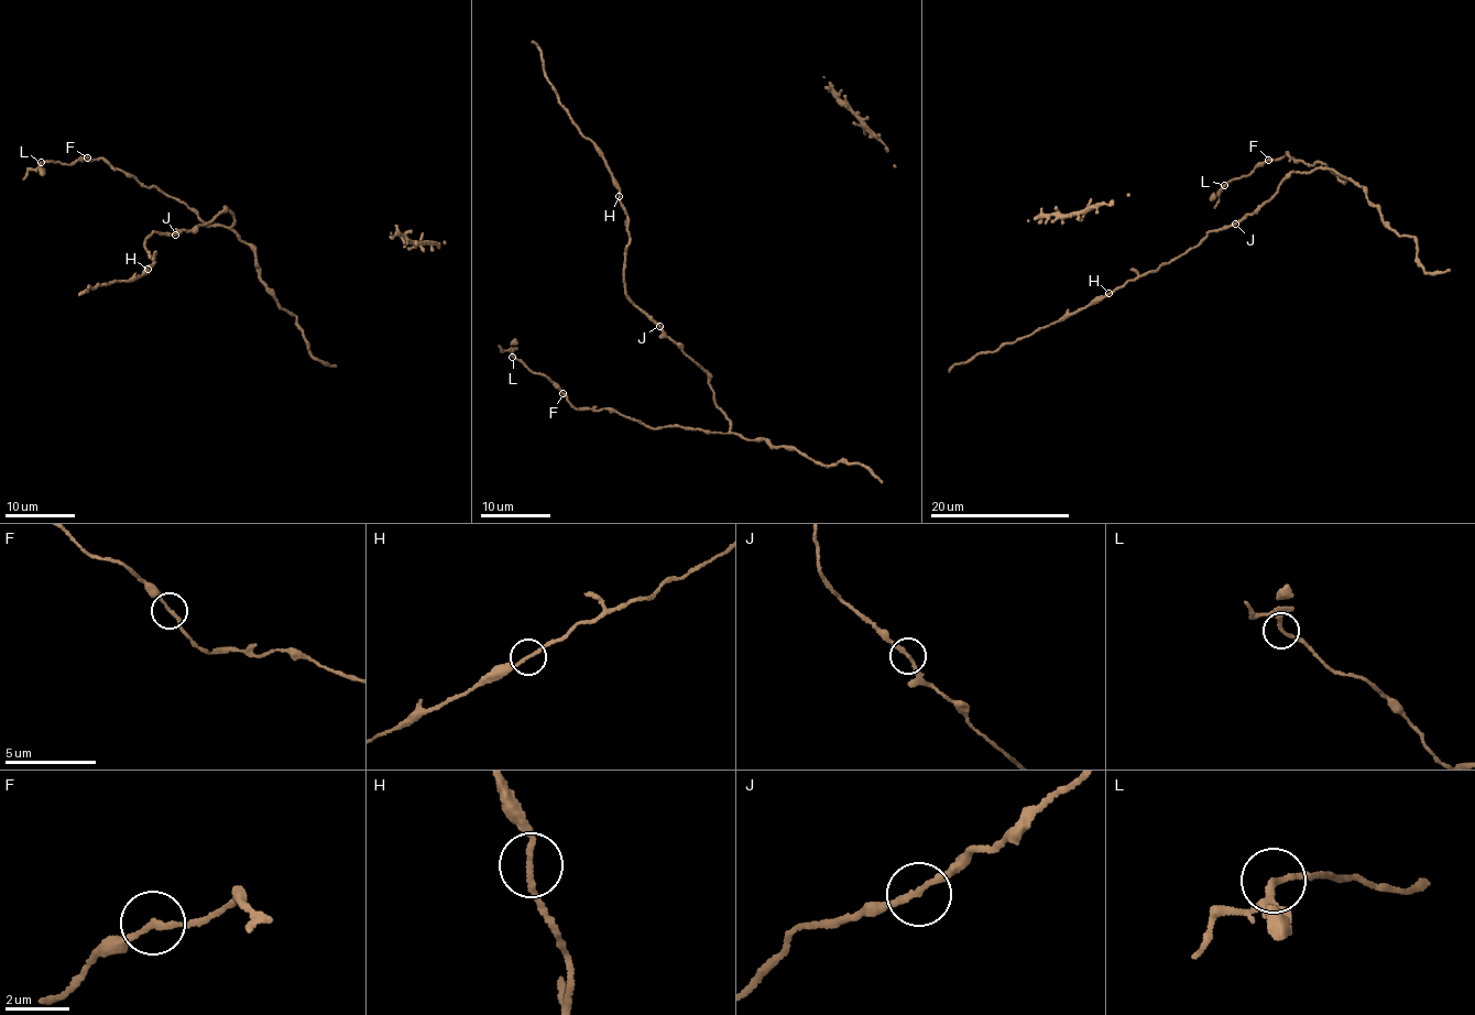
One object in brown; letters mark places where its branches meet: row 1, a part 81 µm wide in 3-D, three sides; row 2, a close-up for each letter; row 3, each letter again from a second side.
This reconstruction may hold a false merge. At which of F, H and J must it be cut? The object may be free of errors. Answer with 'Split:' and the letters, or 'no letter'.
Split: no letter

